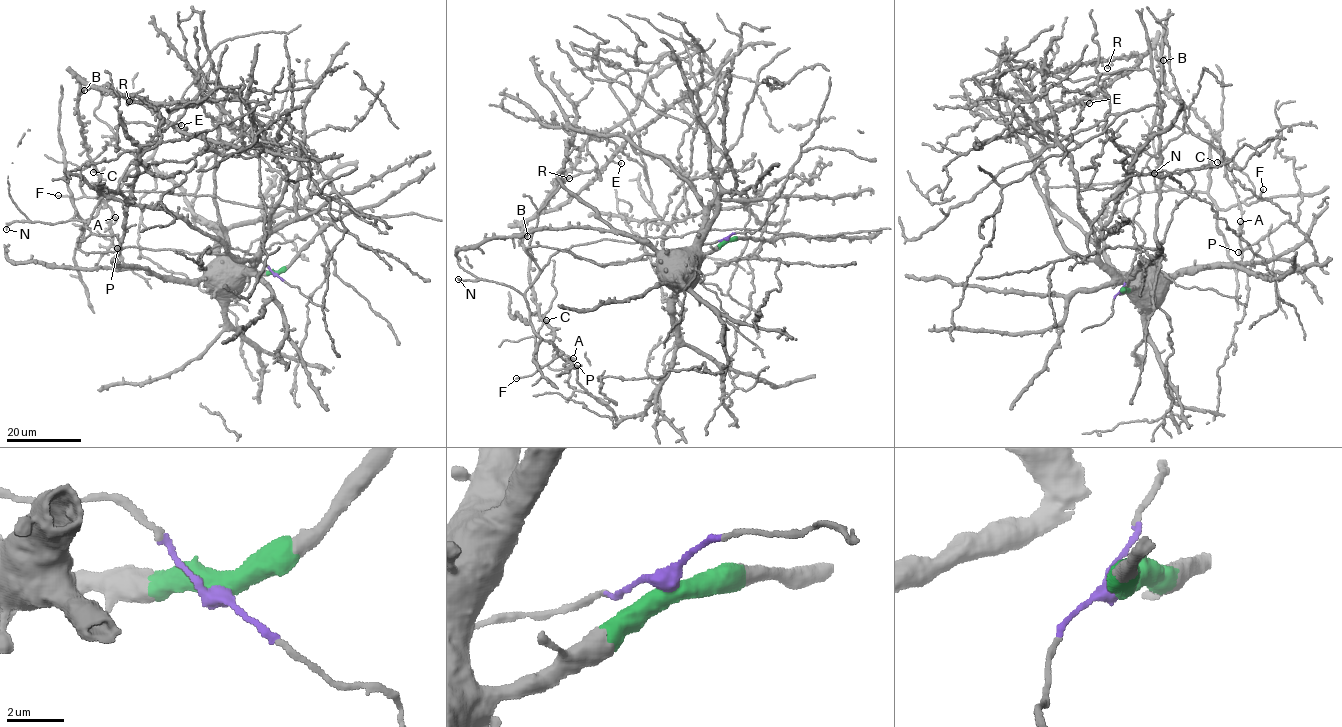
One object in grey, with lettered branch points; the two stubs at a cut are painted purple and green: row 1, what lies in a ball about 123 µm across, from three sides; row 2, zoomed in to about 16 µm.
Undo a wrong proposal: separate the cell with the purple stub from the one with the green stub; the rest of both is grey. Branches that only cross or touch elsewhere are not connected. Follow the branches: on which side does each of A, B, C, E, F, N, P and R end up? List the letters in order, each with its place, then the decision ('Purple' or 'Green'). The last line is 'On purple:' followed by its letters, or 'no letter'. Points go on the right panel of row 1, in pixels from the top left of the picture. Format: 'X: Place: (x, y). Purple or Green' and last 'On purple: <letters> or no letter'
A: Place: (1240, 221). Purple
B: Place: (1163, 60). Purple
C: Place: (1217, 162). Purple
E: Place: (1089, 103). Purple
F: Place: (1263, 189). Purple
N: Place: (1154, 173). Purple
P: Place: (1238, 252). Purple
R: Place: (1107, 68). Purple
On purple: A, B, C, E, F, N, P, R

